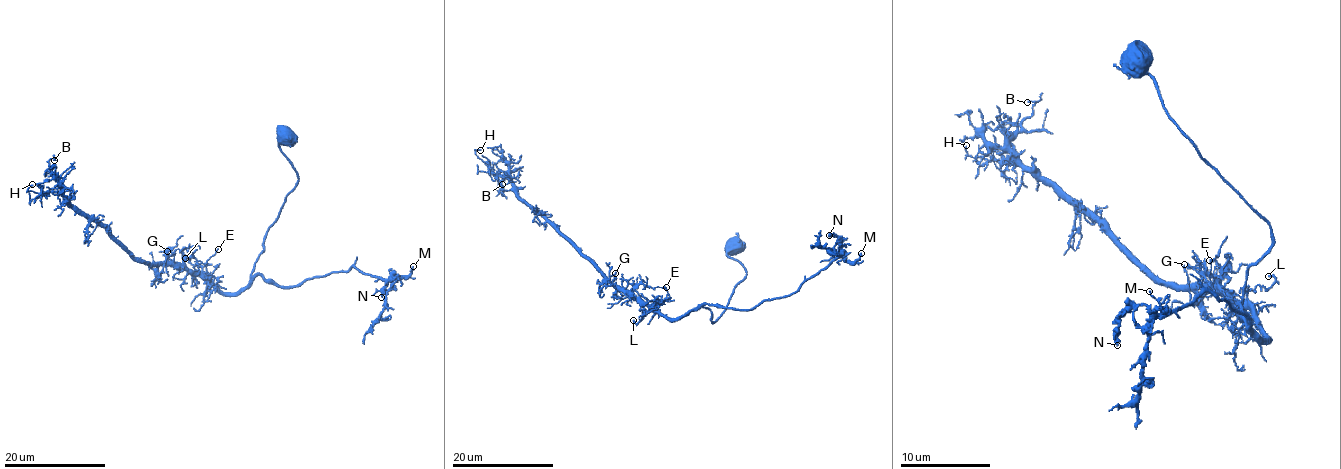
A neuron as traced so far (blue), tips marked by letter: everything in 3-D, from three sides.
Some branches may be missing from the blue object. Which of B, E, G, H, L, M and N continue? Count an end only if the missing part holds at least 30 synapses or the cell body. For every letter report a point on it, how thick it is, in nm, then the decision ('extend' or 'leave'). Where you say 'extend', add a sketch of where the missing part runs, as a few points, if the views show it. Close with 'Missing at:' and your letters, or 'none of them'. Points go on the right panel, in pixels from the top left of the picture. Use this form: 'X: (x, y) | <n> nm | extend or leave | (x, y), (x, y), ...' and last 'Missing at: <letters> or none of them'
B: (1027, 102) | 130 nm | leave
E: (1209, 260) | 110 nm | leave
G: (1184, 264) | 160 nm | leave
H: (966, 145) | 90 nm | leave
L: (1268, 276) | 180 nm | leave
M: (1149, 291) | 180 nm | leave
N: (1117, 345) | 280 nm | leave
Missing at: none of them

